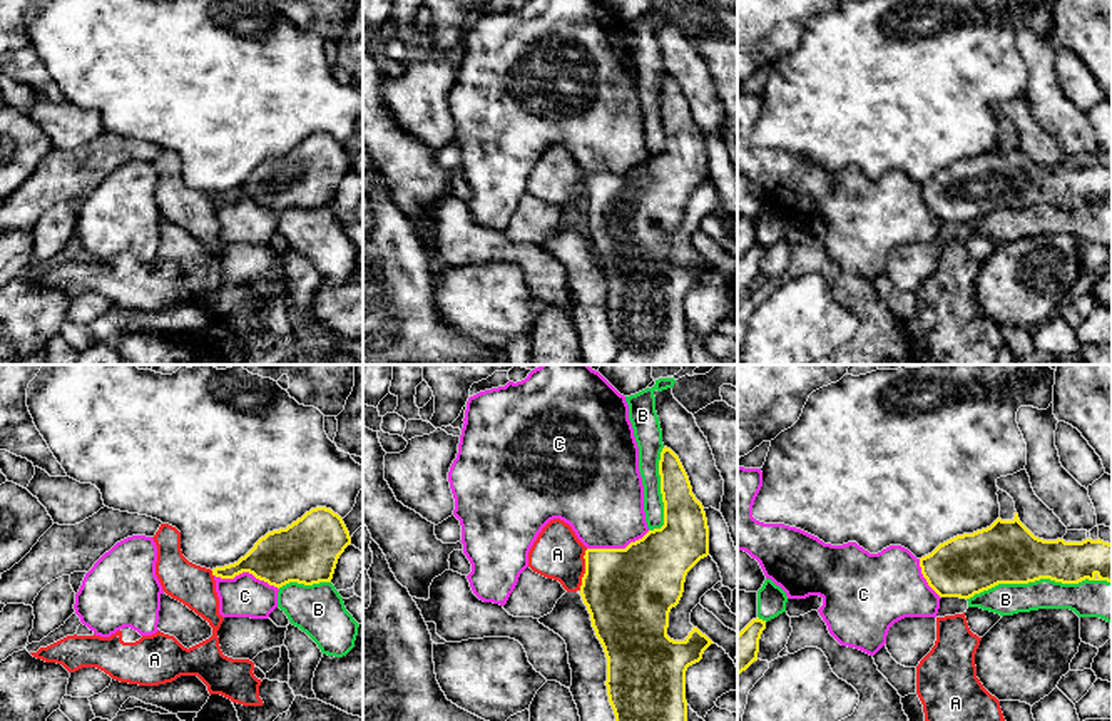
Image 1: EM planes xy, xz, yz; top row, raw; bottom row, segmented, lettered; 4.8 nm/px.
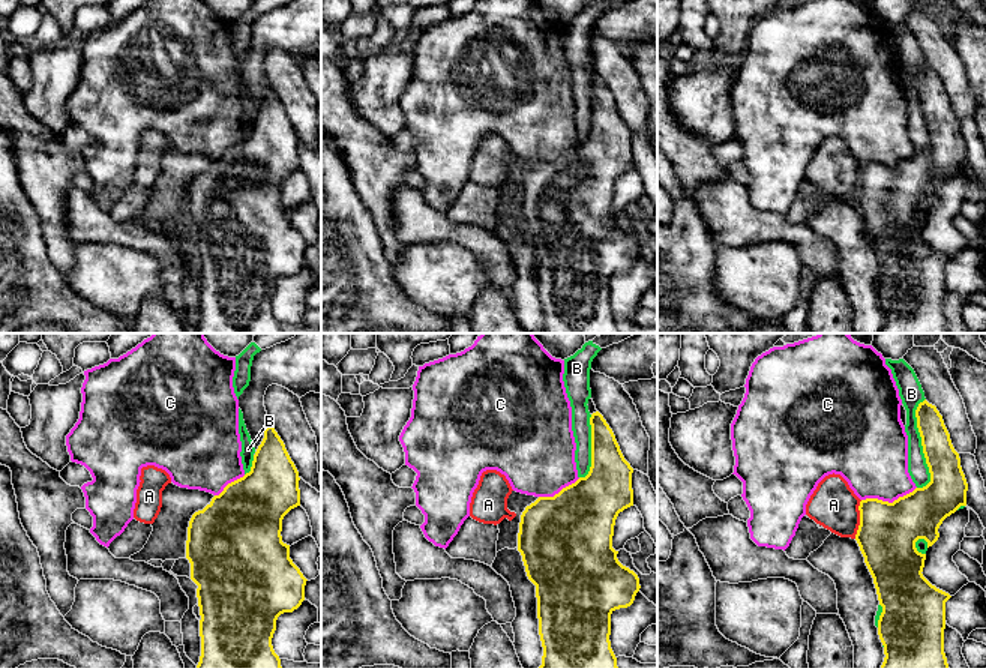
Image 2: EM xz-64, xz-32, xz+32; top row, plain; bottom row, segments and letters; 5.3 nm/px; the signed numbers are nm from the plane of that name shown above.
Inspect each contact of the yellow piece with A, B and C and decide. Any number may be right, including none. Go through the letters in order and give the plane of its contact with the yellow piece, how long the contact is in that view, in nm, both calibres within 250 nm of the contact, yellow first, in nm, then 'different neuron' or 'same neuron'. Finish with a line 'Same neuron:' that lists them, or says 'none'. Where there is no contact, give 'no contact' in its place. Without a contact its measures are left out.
A: meets yellow in xz; contact 200 nm long; 420 nm thick on the yellow side, 240 nm on the other; different neuron
B: meets yellow in yz; contact 700 nm long; 300 nm thick on the yellow side, 170 nm on the other; different neuron
C: meets yellow in xy; contact 320 nm long; 280 nm thick on the yellow side, 200 nm on the other; different neuron
Same neuron: none

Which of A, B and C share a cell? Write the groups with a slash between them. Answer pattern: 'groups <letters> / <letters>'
groups A / B / C

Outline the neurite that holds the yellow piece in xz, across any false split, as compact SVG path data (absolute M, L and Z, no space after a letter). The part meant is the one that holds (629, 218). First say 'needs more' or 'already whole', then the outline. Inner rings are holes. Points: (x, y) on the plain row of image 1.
already whole | M667 72L659 85L664 151L649 156L625 174L587 174L580 221L590 239L592 253L607 283L607 321L615 340L615 356L609 365L692 365L687 350L686 296L702 284L714 269L697 253L684 266L667 261L669 238L684 217L687 197L709 181L709 152L702 129L692 119L679 82Z

